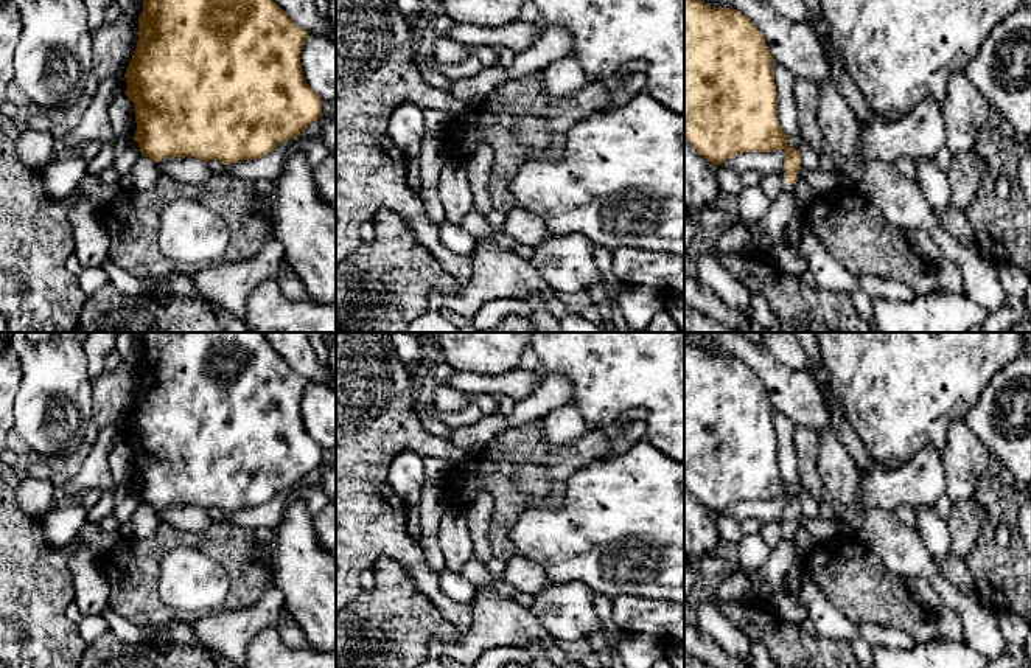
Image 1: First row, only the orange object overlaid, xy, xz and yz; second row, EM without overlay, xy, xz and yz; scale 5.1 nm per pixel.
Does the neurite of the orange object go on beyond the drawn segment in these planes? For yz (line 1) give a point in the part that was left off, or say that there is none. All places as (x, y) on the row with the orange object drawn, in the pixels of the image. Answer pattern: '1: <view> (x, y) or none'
1: none

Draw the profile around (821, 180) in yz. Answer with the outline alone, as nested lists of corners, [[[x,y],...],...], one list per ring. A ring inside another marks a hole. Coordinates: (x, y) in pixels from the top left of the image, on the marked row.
[[[801,166],[798,169],[798,177],[804,179],[812,186],[815,194],[827,193],[829,190],[837,186],[837,180],[832,171],[827,169],[809,171]]]

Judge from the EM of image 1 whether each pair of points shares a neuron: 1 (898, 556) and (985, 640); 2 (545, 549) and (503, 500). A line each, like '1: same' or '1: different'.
1: same
2: different

